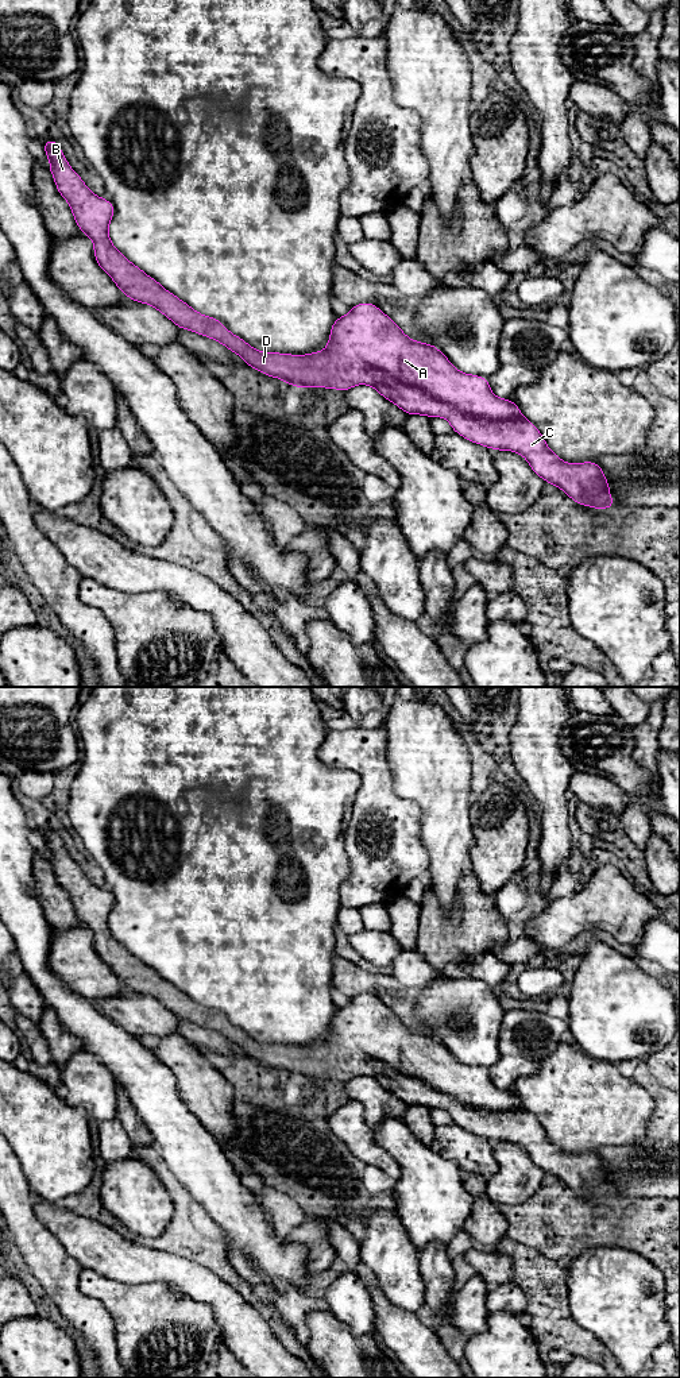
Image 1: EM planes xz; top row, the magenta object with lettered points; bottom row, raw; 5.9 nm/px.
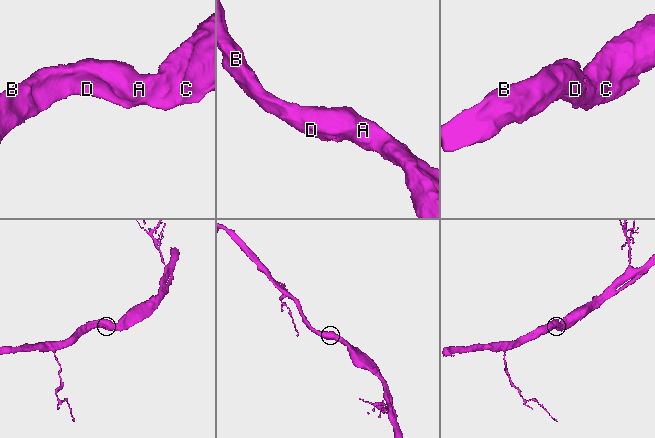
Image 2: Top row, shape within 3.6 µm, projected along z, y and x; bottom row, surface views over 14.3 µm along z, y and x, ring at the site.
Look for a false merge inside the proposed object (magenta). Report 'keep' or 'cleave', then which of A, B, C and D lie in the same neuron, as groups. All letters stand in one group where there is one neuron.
keep; A B C D

